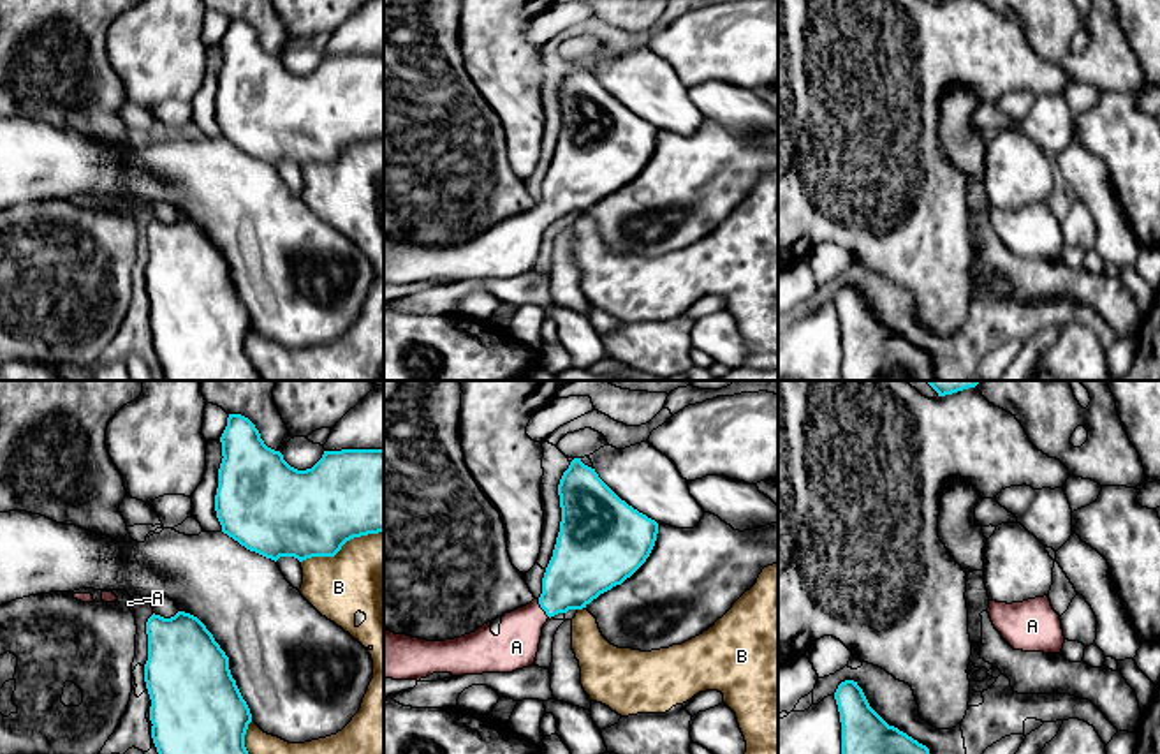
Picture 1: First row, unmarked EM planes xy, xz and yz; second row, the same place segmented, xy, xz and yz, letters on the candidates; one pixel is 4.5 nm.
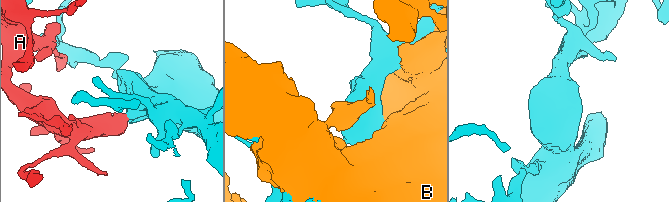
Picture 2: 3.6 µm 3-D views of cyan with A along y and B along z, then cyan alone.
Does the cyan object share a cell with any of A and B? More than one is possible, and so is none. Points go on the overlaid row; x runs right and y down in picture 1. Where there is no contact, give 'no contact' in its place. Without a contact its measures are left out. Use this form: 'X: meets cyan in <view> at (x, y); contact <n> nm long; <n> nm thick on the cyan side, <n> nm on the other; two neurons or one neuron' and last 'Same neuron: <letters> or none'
A: meets cyan in xz at (541, 606); contact 110 nm long; 280 nm thick on the cyan side, 200 nm on the other; one neuron
B: meets cyan in xy at (342, 545); contact 400 nm long; 400 nm thick on the cyan side, 380 nm on the other; two neurons
Same neuron: A

